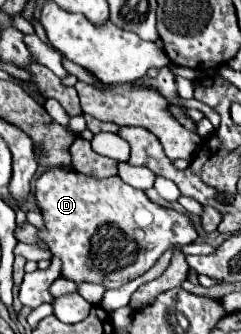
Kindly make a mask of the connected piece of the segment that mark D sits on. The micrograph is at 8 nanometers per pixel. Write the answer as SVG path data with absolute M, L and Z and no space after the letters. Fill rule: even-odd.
M70 168L46 170L36 180L36 200L46 224L40 238L50 246L52 254L62 260L62 276L76 284L90 282L100 284L106 290L122 288L150 270L170 244L192 244L198 236L188 216L150 202L142 190L128 186L120 176L96 180Z

